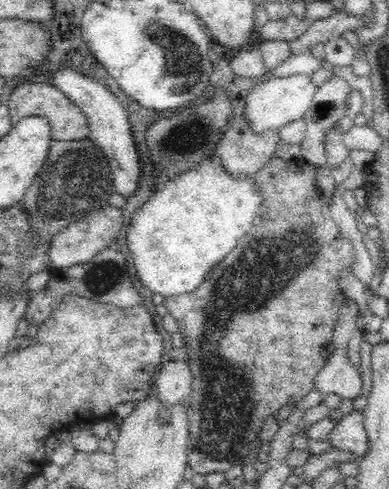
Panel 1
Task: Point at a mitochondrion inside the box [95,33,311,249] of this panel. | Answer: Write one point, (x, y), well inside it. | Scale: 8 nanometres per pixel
(190, 136)

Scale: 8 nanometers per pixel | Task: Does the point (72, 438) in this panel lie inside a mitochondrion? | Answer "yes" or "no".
no

